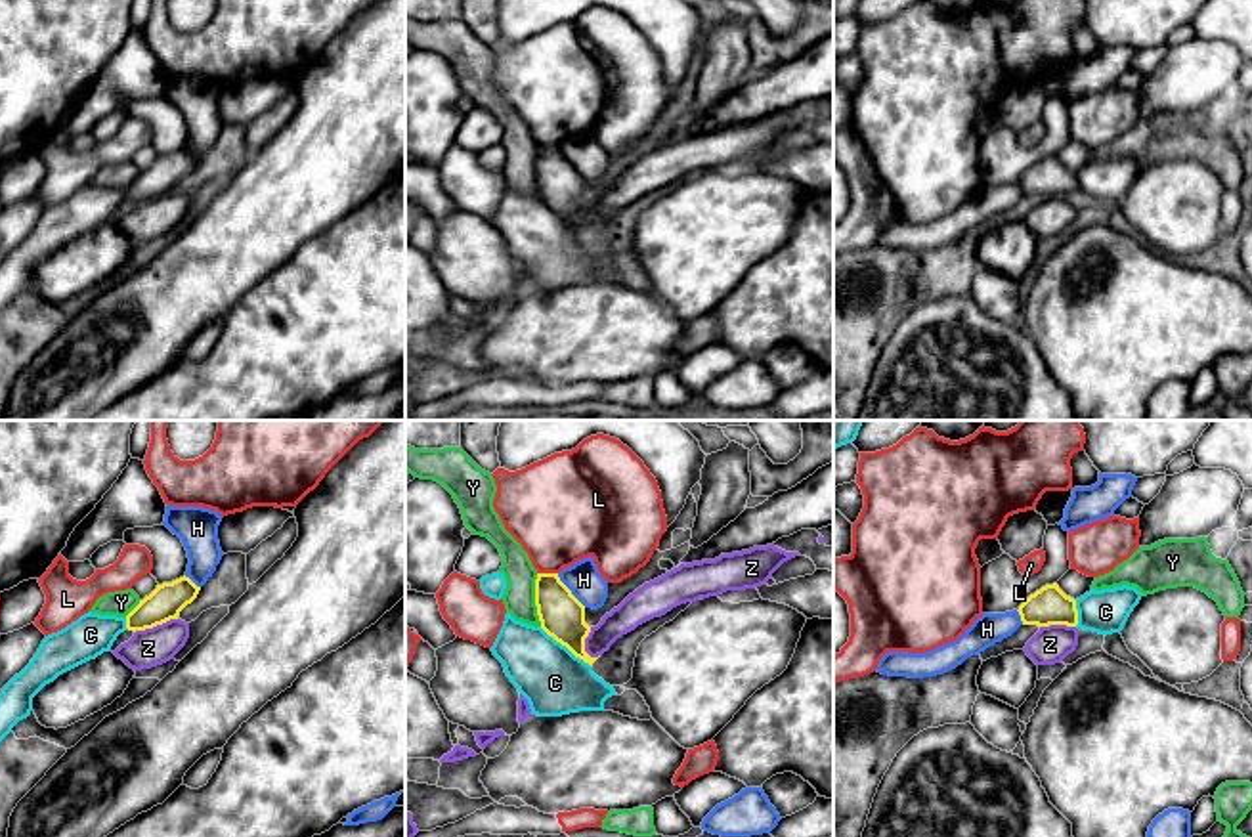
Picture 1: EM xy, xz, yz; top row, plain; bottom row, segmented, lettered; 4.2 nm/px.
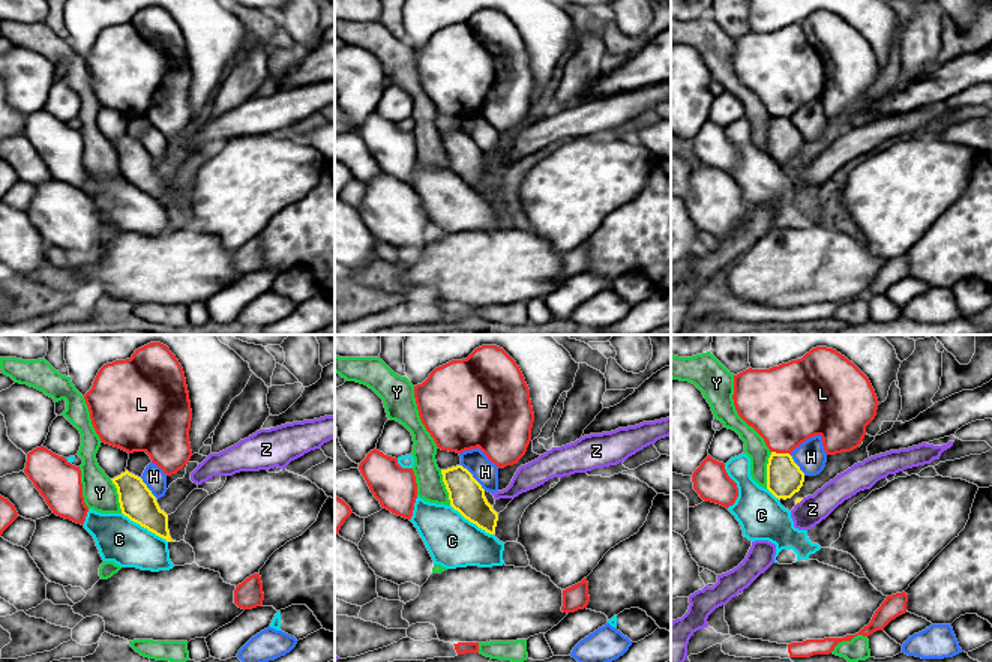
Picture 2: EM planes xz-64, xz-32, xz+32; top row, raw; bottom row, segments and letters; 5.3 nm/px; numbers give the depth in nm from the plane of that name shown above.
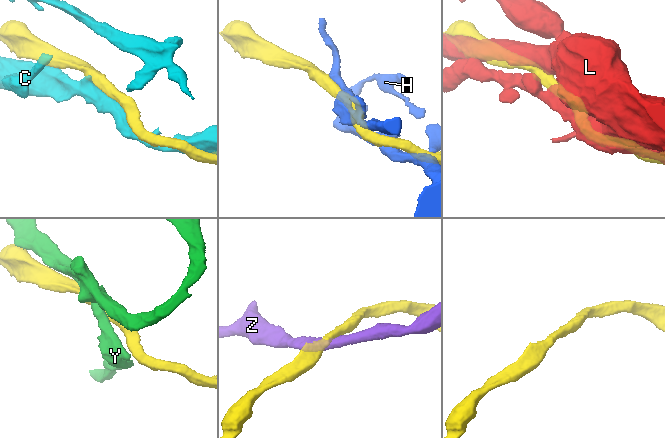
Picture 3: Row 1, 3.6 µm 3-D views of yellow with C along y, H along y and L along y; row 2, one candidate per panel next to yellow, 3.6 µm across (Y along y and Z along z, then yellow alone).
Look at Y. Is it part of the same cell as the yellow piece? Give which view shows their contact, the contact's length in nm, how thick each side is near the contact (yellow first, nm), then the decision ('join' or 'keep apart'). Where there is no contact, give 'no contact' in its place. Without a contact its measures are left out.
xz | 220 nm | 190/140 nm | join

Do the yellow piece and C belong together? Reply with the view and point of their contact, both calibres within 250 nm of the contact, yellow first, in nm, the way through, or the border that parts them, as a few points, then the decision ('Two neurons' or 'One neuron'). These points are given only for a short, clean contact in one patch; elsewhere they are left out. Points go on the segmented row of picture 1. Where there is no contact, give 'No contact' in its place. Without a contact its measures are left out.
Touches yellow at xz (564, 644). Thickness 190 nm (yellow) against 280 nm. Two neurons

